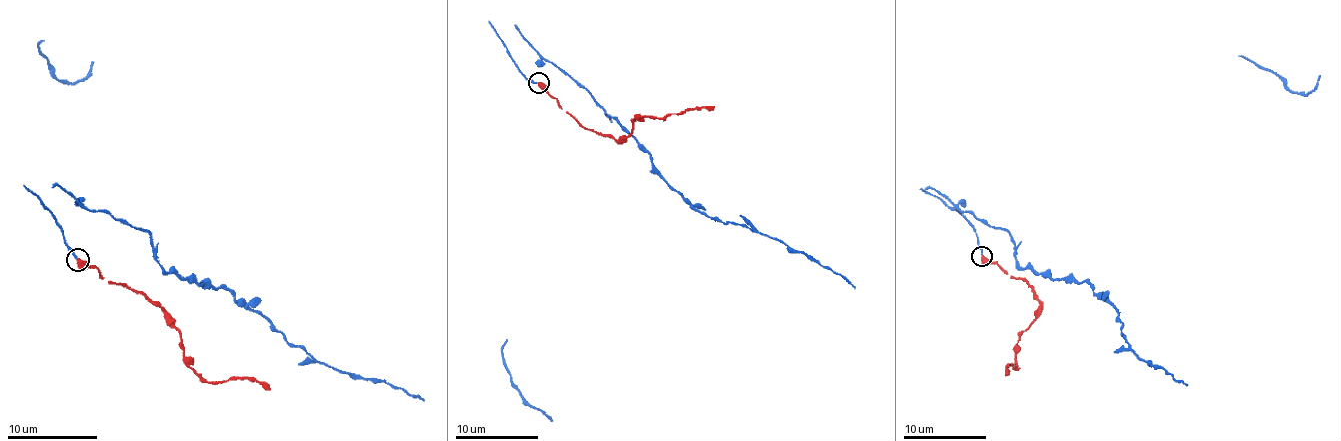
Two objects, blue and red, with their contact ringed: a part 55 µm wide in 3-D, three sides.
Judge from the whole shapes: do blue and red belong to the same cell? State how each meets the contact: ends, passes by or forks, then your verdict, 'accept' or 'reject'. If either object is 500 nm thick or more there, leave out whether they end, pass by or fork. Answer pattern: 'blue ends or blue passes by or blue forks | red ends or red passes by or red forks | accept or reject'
accept

